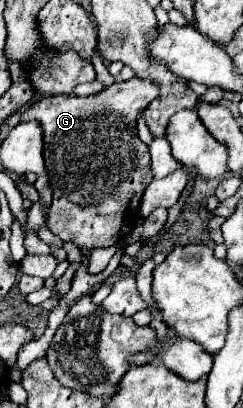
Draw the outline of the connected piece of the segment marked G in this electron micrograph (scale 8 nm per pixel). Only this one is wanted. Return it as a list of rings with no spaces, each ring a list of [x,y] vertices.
[[[134,77],[124,83],[114,83],[90,97],[42,97],[22,113],[22,121],[38,119],[44,129],[46,171],[54,193],[52,205],[48,209],[48,227],[62,241],[74,241],[78,247],[82,247],[82,253],[122,243],[122,239],[126,239],[136,227],[142,193],[152,181],[150,153],[148,147],[138,139],[136,119],[146,109],[146,105],[154,101],[154,97],[158,97],[158,91],[160,87],[154,81]]]

